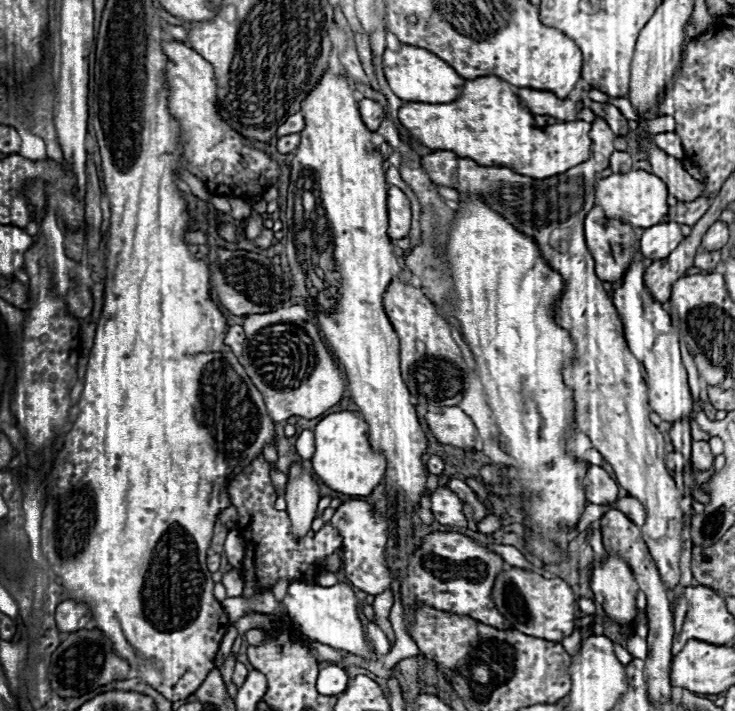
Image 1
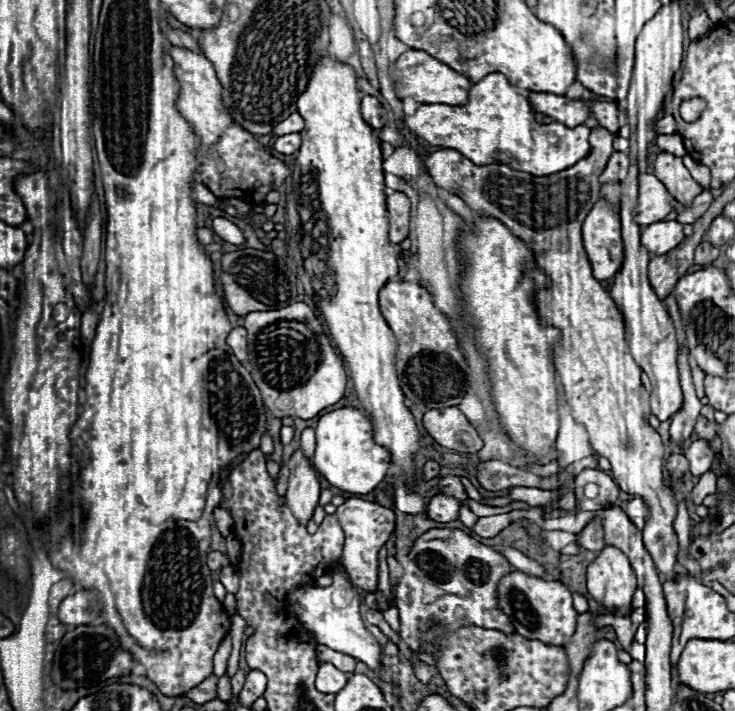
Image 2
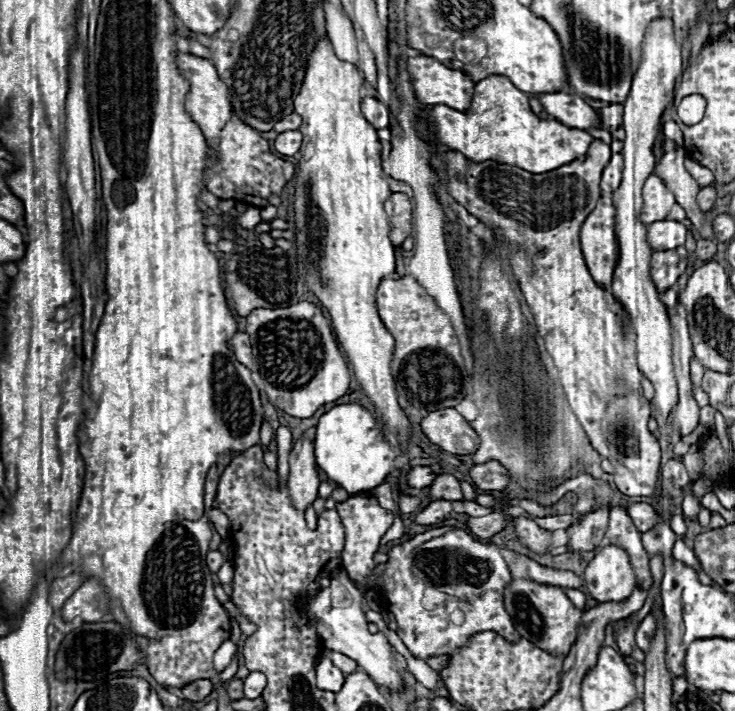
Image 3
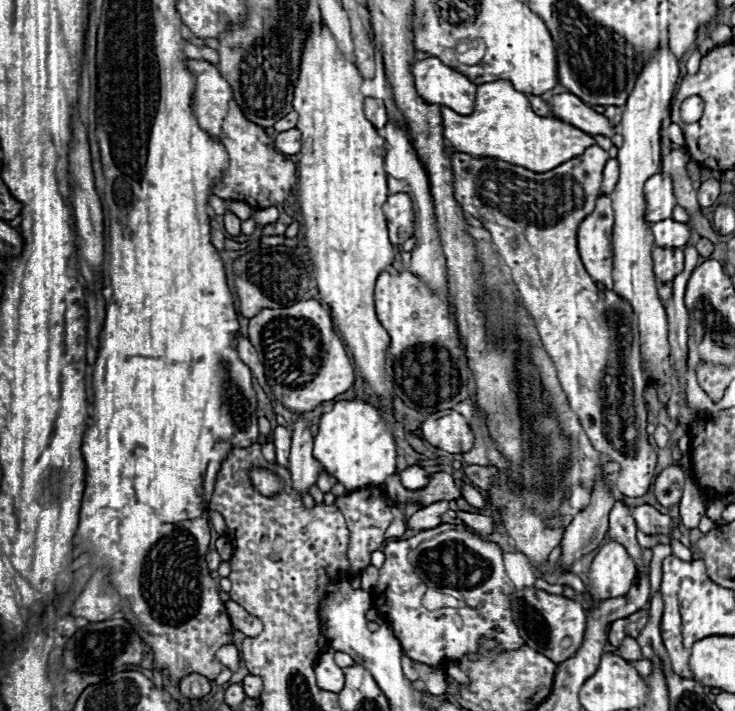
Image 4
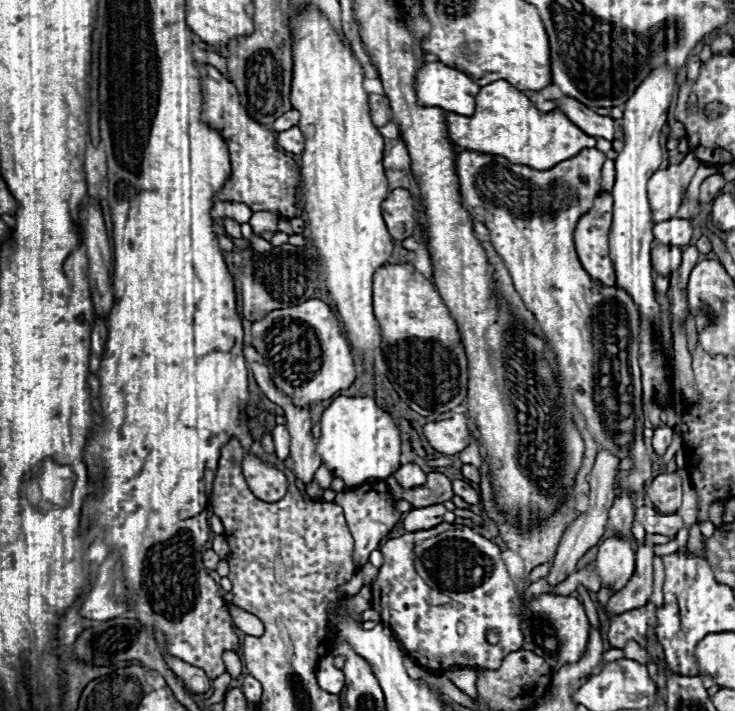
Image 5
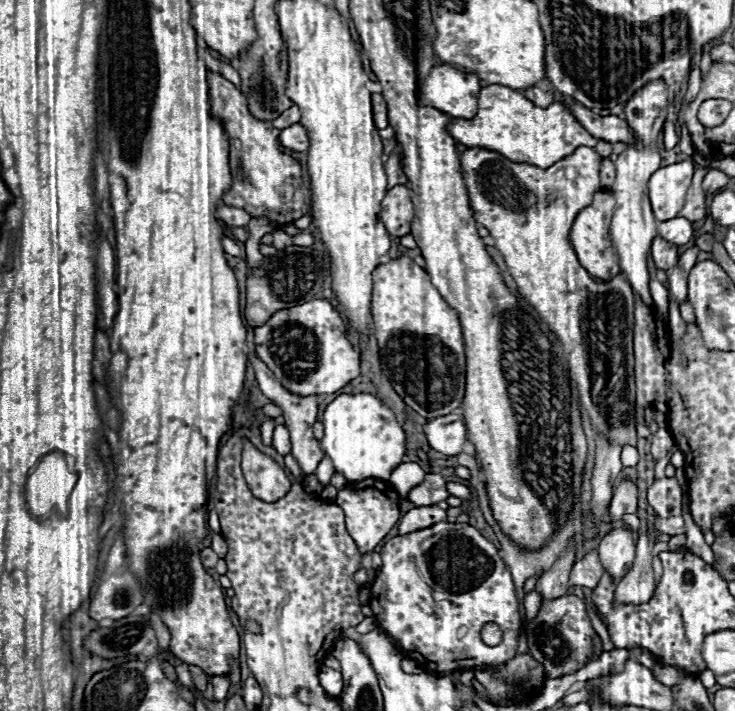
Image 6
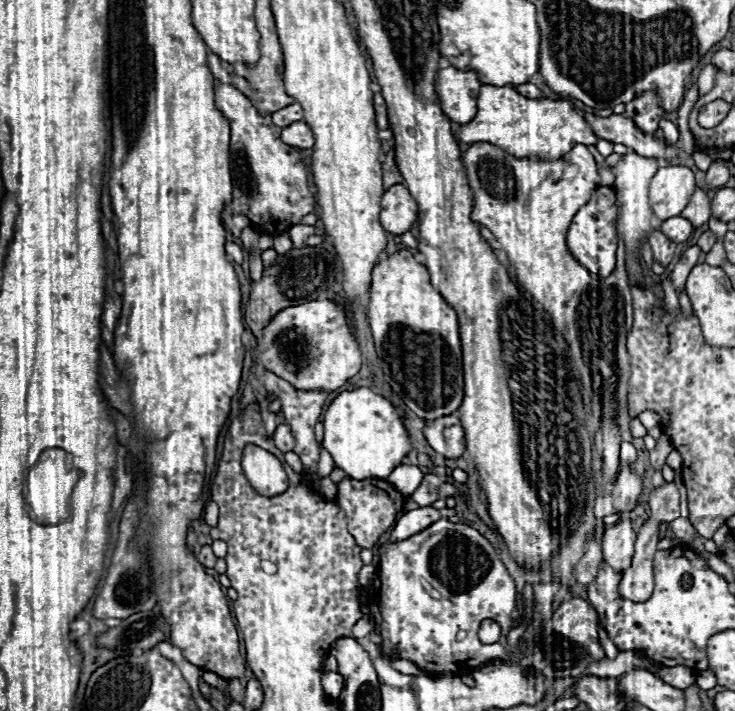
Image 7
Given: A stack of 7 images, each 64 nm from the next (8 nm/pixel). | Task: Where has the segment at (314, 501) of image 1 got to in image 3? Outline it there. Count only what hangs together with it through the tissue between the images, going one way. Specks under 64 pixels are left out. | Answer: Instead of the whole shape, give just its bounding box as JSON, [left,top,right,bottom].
[288,436,320,512]

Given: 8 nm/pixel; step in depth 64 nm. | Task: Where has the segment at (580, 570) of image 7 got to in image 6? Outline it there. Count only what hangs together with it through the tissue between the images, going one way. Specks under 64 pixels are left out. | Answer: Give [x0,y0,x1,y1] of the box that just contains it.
[568,550,604,588]

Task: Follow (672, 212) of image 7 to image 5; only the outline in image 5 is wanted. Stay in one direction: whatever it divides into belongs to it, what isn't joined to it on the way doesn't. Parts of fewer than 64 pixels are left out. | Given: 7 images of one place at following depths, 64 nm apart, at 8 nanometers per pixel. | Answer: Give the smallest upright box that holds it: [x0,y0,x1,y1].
[648,154,700,222]

